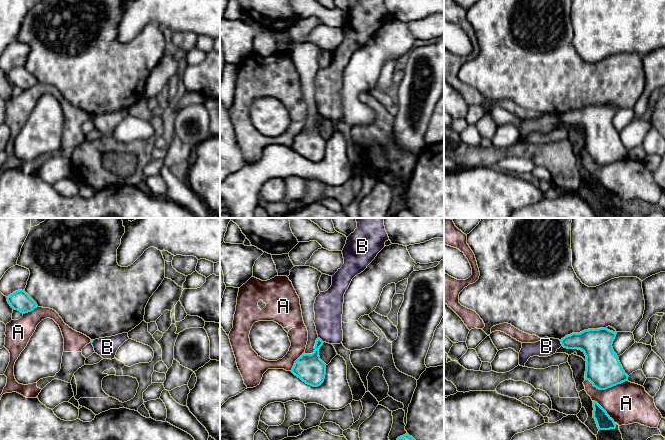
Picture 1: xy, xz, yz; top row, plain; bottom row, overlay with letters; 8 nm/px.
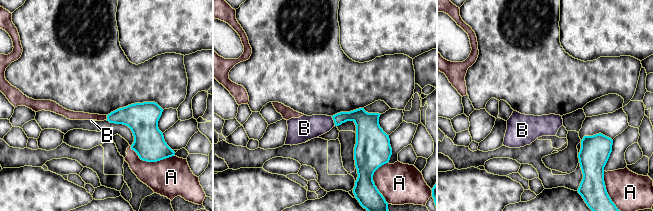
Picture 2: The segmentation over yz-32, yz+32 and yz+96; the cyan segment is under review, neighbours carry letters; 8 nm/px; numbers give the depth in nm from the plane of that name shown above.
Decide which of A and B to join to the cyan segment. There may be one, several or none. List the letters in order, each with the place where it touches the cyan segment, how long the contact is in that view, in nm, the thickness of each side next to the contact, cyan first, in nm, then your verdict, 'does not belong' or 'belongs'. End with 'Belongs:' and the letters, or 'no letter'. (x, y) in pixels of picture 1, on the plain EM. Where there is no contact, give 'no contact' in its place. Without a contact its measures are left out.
A: contact yz (606, 164); length 340 nm; calibres 280 and 340 nm; does not belong
B: contact xz (321, 116); length 60 nm; calibres 220 and 220 nm; does not belong
Belongs: no letter

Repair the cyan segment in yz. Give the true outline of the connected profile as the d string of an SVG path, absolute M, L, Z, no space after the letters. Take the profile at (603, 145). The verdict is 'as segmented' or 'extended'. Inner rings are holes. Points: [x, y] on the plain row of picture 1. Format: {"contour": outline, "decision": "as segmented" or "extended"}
{"contour": "M607 104L588 105L580 109L572 109L562 114L561 120L567 125L580 125L586 132L585 156L589 156L599 166L606 166L628 156L619 133L614 128L612 120L617 108Z", "decision": "as segmented"}

